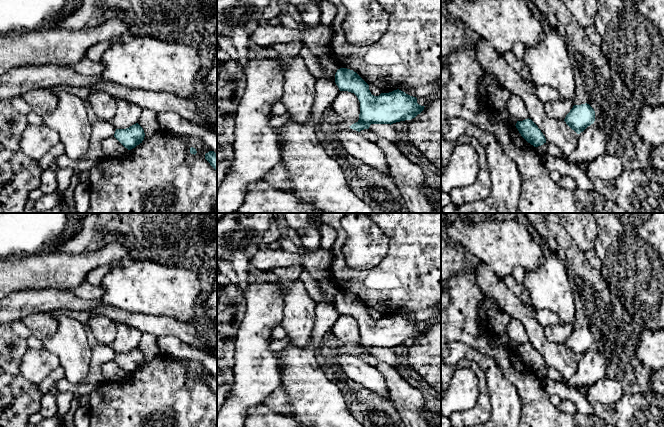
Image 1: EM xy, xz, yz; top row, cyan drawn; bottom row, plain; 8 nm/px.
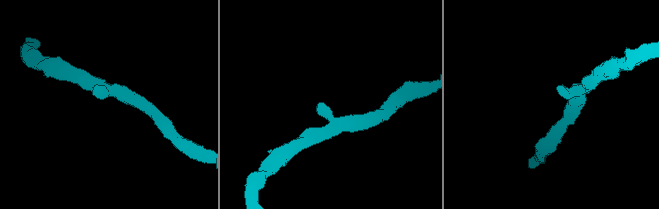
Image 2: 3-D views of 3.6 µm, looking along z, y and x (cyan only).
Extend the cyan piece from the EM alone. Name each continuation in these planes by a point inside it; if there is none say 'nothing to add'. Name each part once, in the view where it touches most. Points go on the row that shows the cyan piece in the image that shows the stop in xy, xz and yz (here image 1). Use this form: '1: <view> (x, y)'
nothing to add

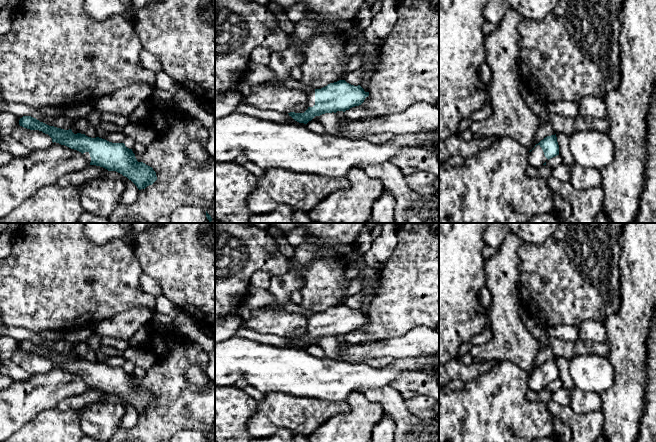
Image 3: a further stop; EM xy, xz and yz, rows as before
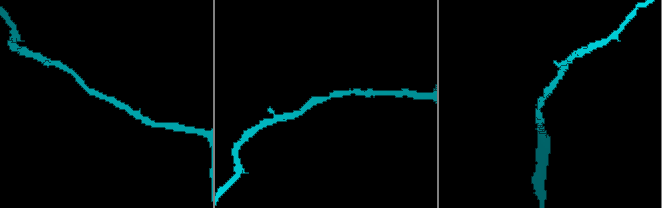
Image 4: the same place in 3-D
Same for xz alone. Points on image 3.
1: xz (290, 83)

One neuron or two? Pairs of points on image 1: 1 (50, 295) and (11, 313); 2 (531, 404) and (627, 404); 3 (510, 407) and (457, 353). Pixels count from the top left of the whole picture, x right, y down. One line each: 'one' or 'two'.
1: one
2: two
3: one

